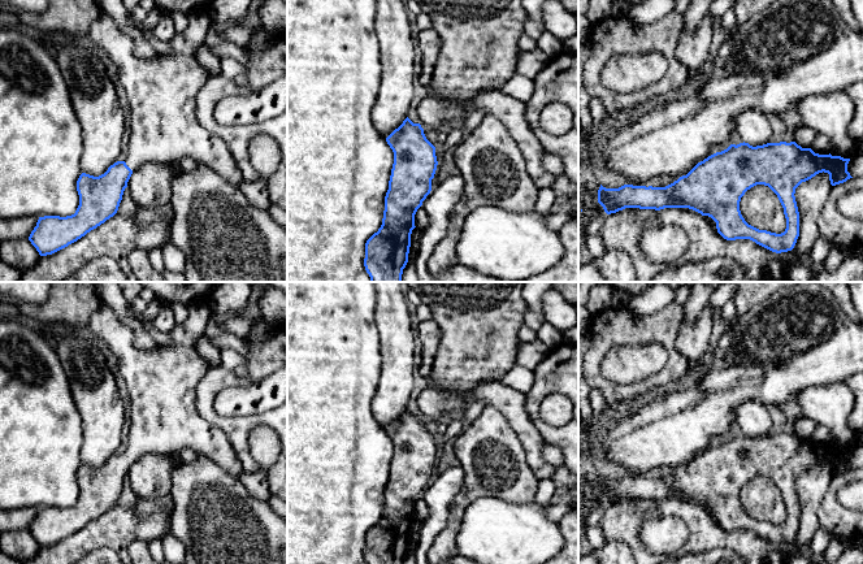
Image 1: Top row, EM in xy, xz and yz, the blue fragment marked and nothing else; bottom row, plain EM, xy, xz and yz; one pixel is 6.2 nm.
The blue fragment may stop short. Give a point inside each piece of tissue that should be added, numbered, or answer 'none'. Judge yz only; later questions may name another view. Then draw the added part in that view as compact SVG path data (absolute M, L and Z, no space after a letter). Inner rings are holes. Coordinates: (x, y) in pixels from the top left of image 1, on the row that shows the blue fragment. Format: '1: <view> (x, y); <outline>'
none

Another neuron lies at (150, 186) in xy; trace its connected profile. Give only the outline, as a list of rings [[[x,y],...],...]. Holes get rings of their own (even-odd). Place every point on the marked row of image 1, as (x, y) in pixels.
[[[149,162],[133,172],[127,188],[139,209],[170,204],[175,173],[169,164]]]

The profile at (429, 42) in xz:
[[[434,29],[420,30],[416,45],[422,53],[422,65],[419,82],[422,86],[429,86],[433,78],[434,66],[439,57],[442,40]]]

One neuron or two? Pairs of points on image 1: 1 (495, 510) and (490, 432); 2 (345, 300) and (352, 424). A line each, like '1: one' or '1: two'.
1: two
2: one

